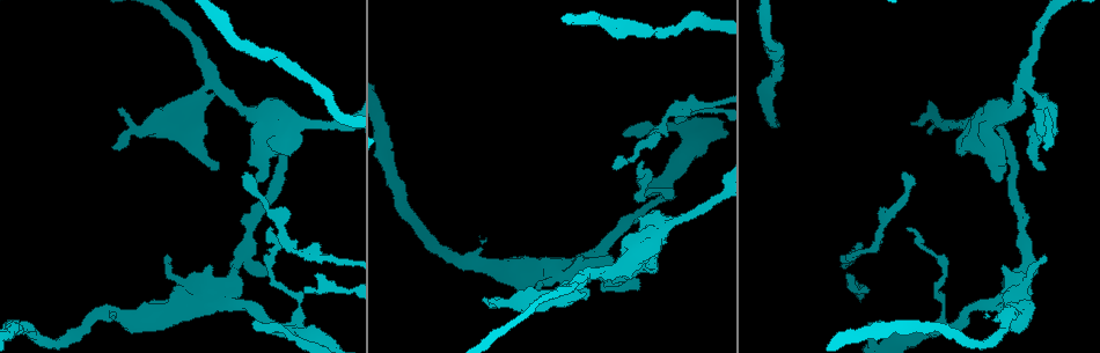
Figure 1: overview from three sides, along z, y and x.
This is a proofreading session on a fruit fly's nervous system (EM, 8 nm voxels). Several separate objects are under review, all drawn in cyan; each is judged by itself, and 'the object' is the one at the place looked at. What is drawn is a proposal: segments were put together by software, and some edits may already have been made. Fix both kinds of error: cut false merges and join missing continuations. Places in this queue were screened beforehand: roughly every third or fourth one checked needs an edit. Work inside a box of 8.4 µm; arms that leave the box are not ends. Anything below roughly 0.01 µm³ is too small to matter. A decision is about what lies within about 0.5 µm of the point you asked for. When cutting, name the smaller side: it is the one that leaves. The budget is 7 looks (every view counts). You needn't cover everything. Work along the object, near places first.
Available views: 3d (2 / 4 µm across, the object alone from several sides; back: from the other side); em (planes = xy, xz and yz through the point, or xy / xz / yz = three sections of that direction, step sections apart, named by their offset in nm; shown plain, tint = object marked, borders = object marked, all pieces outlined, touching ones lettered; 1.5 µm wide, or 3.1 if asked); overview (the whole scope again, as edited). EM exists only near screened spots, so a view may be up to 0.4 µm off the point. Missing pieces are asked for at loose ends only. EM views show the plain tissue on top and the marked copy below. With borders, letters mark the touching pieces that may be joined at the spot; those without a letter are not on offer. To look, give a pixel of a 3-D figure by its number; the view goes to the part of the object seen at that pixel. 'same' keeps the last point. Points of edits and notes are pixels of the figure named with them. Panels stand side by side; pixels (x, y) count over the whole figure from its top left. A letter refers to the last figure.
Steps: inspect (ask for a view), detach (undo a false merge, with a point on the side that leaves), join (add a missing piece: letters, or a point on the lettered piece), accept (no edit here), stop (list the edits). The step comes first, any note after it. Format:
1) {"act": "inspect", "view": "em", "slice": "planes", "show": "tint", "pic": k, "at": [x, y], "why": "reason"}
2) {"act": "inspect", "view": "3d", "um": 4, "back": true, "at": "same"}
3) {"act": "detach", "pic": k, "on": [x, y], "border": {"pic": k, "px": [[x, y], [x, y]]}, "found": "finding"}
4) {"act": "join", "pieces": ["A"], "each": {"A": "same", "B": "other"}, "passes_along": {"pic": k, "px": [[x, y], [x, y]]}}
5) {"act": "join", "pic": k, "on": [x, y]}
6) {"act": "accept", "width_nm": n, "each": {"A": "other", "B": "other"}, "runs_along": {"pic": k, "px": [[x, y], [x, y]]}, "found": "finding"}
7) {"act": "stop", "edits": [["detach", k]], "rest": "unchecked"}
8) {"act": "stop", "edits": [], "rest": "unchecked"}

{"act": "inspect", "view": "em", "slice": "planes", "show": "tint", "pic": 1, "at": [485, 298], "why": "branch stops here"}

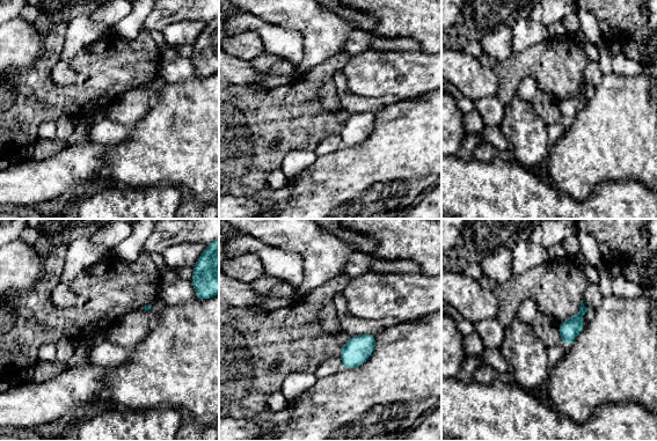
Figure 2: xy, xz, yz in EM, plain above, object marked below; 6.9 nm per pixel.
{"act": "inspect", "view": "em", "slice": "planes", "show": "borders", "at": "same"}

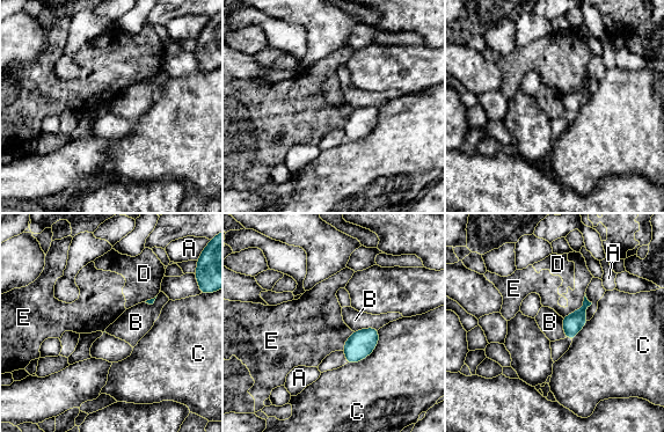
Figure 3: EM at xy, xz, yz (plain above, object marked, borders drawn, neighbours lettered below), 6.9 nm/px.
{"act": "accept", "each": {"A": "other", "B": "other", "C": "other", "D": "other", "E": "other"}, "found": "none of them fits"}

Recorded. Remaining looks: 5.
{"act": "inspect", "view": "em", "slice": "planes", "show": "borders", "pic": 1, "at": [626, 133]}

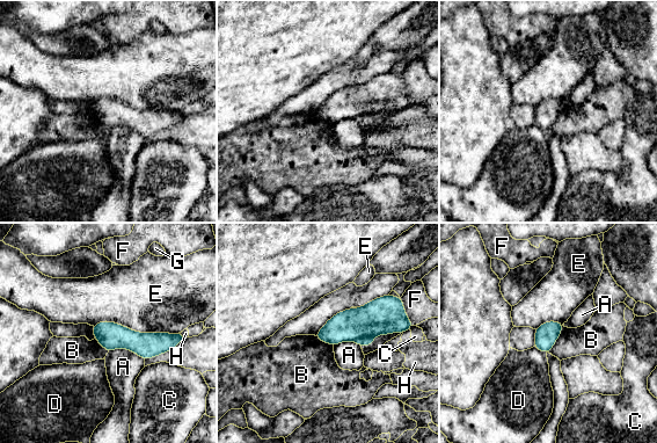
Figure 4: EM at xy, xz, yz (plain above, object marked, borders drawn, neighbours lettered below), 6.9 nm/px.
{"act": "accept", "each": {"A": "other", "B": "other", "C": "other", "D": "other", "E": "other", "F": "other", "G": "other", "H": "other"}, "runs_along": {"pic": 4, "px": [[95, 328], [132, 341], [175, 340]]}, "found": "no lettered piece goes on from it"}

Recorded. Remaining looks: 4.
{"act": "inspect", "view": "3d", "um": 2, "pic": 1, "at": [169, 257]}

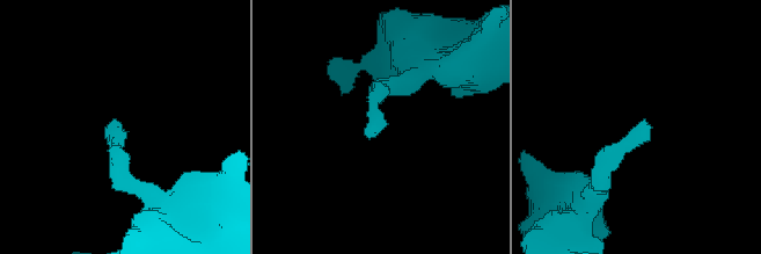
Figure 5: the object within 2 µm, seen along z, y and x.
{"act": "inspect", "view": "em", "slice": "yz", "step": 8, "show": "borders", "pic": 5, "at": [113, 123]}

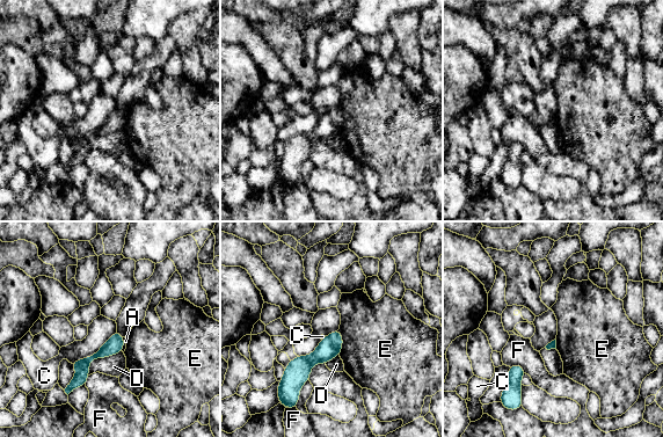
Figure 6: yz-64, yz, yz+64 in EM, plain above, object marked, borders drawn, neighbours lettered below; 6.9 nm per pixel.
{"act": "inspect", "view": "em", "slice": "planes", "show": "borders", "at": "same", "why": "cut it another way"}

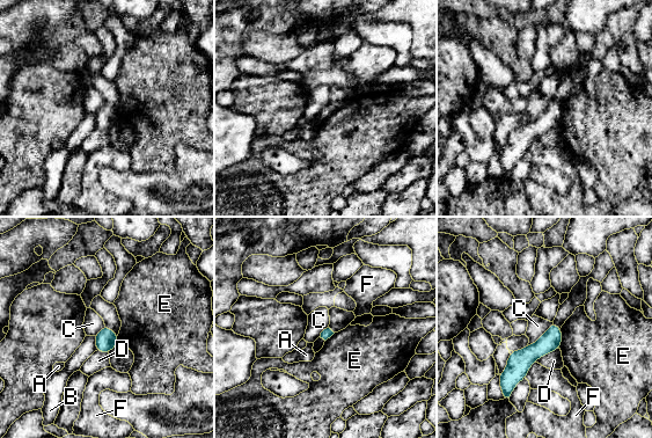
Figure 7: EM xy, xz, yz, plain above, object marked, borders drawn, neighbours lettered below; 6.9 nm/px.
{"act": "accept", "each": {"A": "other", "B": "other", "C": "other", "D": "other", "E": "other", "F": "other"}, "runs_along": {"pic": 7, "px": [[554, 327], [554, 333], [508, 381]]}, "found": "no lettered piece goes on from it"}

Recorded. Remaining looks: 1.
{"act": "stop", "edits": [], "rest": "unchecked"}

